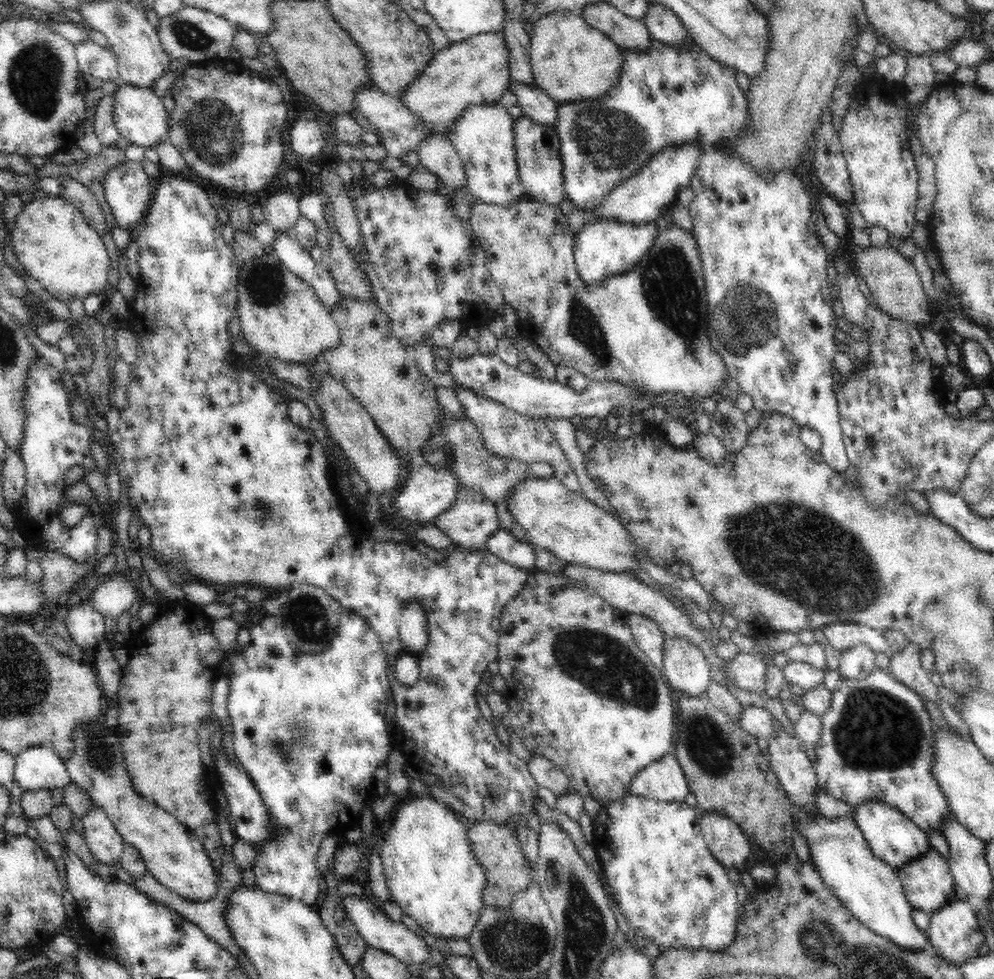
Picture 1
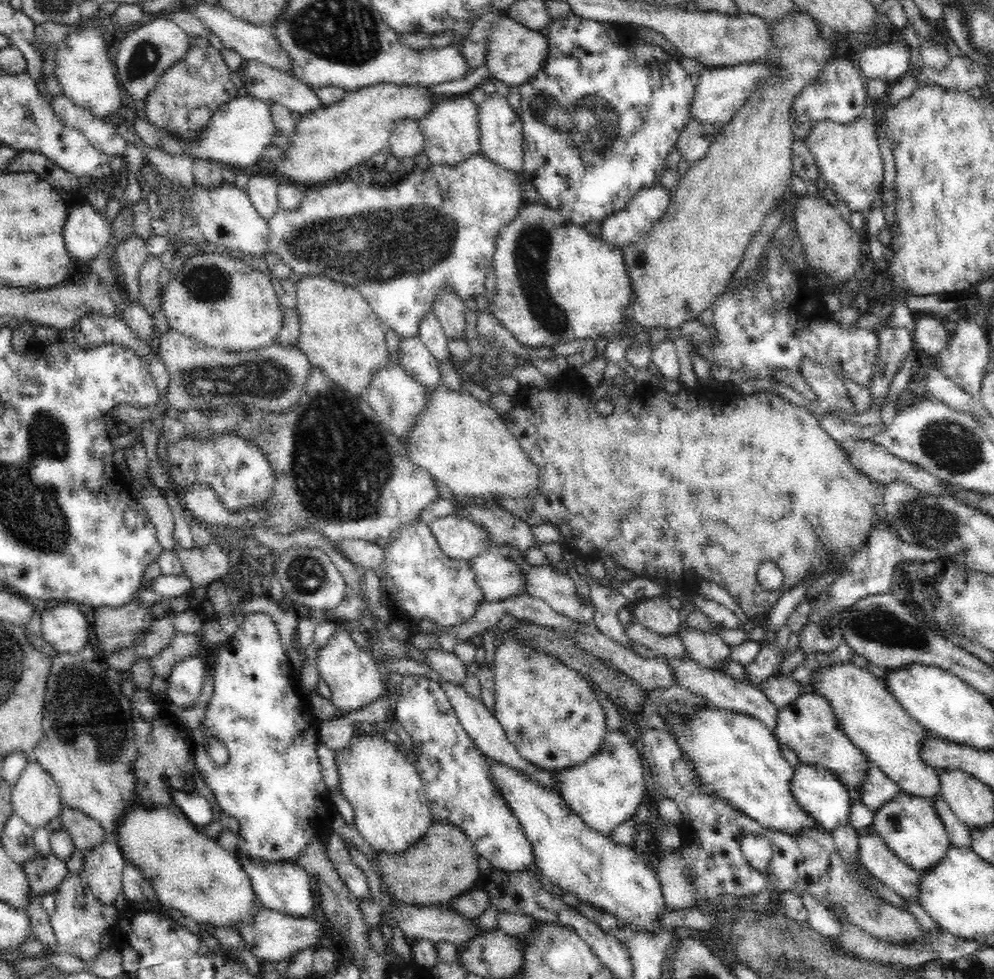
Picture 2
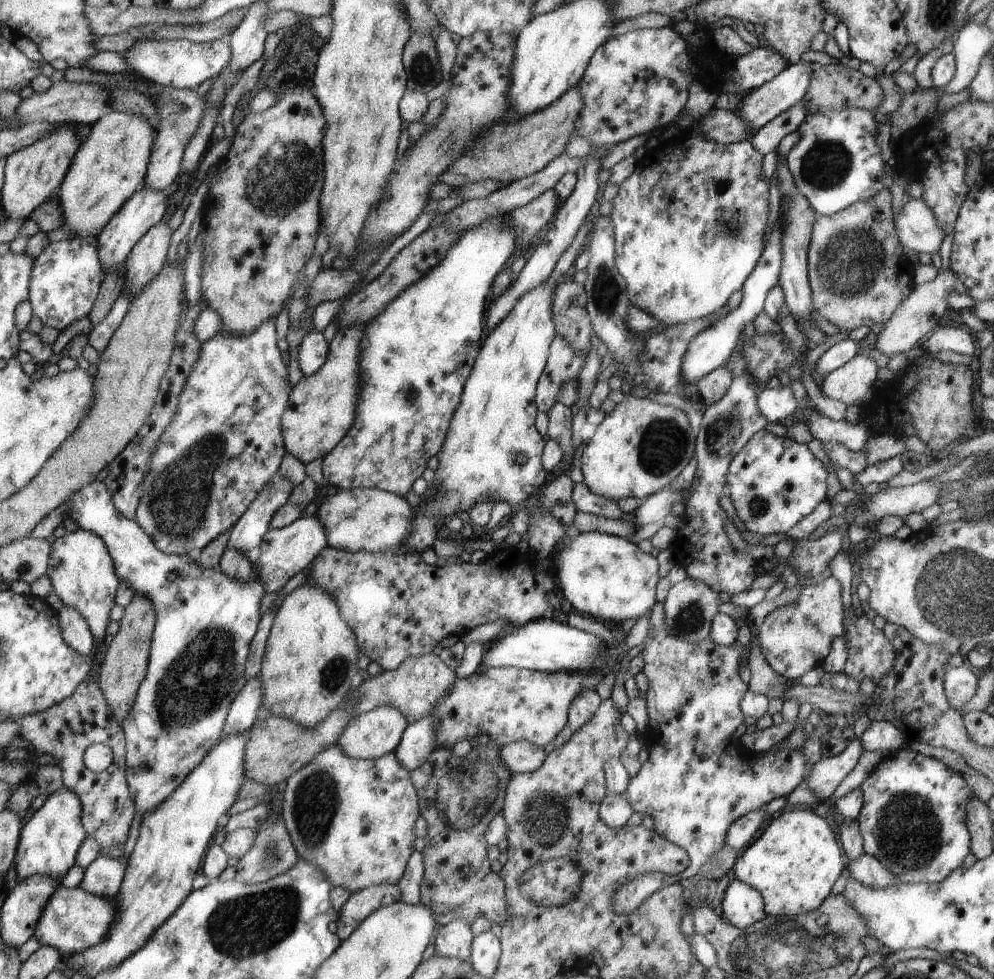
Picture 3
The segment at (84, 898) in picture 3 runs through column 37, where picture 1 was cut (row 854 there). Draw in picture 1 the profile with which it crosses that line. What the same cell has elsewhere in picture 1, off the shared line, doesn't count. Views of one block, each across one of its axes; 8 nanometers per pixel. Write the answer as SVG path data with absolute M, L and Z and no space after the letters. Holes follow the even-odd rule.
M934 848L926 854L920 854L920 857L912 860L911 864L898 868L897 873L909 903L923 914L932 915L940 911L955 894L955 882L949 864Z

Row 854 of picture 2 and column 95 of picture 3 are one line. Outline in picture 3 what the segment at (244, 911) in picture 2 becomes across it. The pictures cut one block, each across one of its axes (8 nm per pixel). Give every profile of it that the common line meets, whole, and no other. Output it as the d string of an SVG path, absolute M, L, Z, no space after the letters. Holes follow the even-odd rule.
M110 111L91 126L88 138L82 142L58 193L58 203L64 214L66 232L70 238L96 237L109 220L136 194L144 184L156 130L144 117L120 111Z

